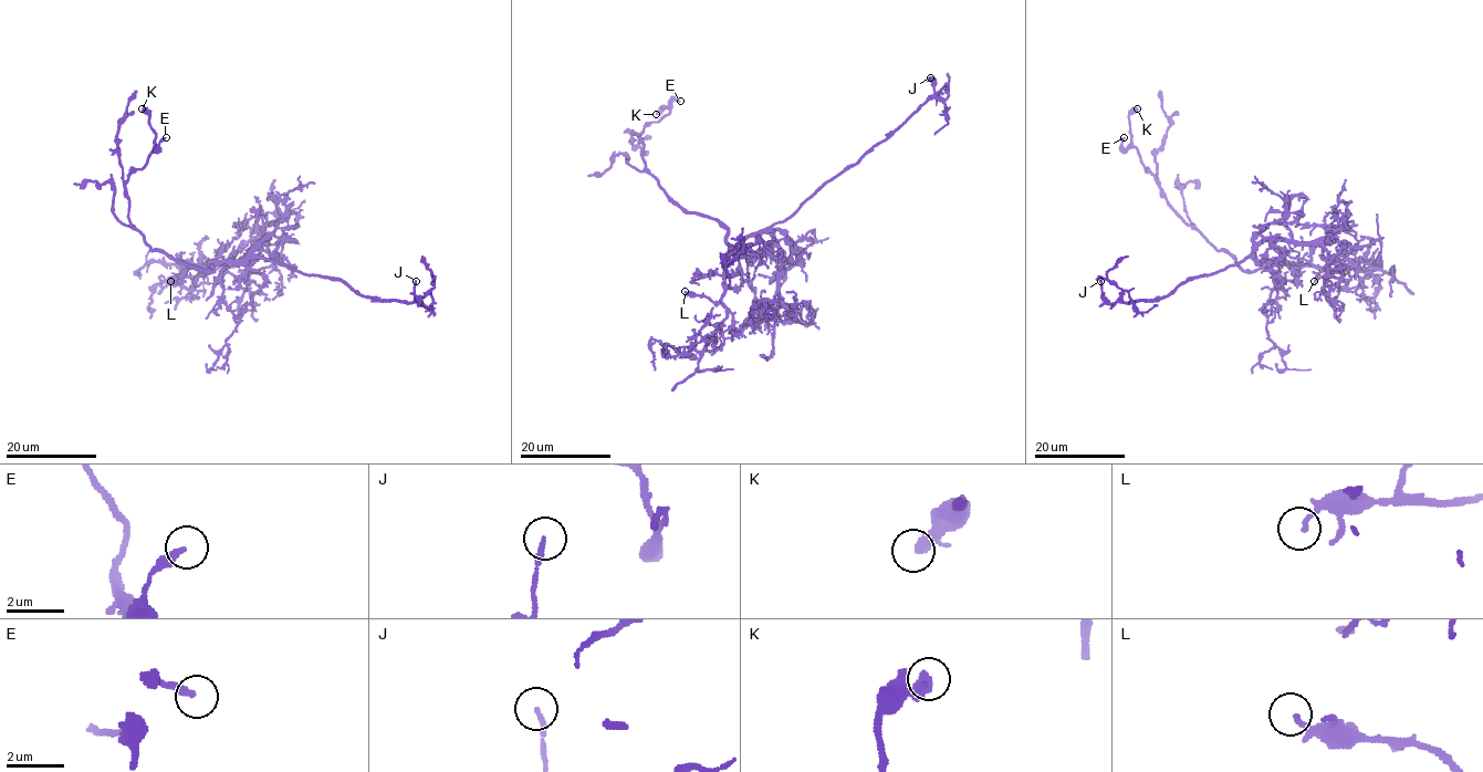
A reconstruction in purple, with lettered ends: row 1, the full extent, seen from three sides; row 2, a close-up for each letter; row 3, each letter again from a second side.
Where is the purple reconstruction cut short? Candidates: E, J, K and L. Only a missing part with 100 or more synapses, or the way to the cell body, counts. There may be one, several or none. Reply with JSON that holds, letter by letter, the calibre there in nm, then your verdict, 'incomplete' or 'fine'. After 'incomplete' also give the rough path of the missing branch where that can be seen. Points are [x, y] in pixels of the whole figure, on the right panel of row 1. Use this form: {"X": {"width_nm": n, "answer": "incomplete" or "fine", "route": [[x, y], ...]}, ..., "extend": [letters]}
{"E": {"width_nm": 240, "answer": "fine"}, "J": {"width_nm": 170, "answer": "fine"}, "K": {"width_nm": 440, "answer": "fine"}, "L": {"width_nm": 150, "answer": "fine"}, "extend": []}

